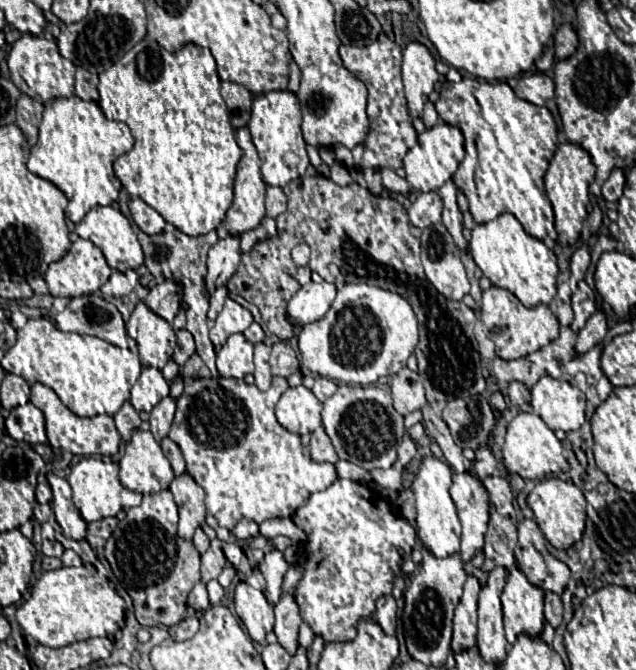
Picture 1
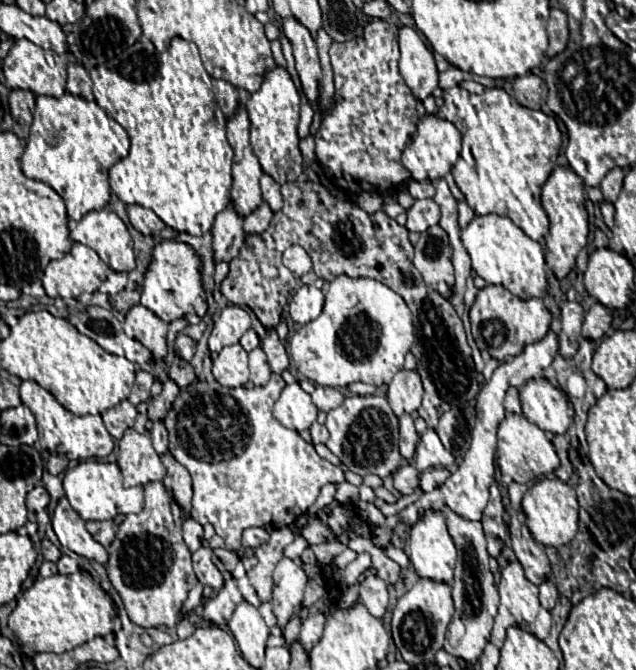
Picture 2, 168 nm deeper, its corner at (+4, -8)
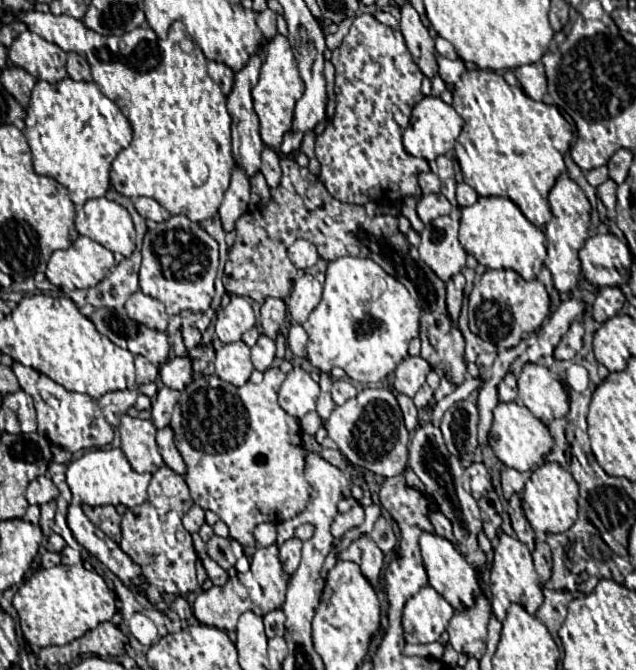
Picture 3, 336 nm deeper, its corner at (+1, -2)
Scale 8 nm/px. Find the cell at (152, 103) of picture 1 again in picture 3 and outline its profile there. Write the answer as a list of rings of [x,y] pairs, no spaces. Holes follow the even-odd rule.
[[[31,10],[31,12],[23,12],[19,18],[27,24],[29,30],[57,44],[65,52],[79,50],[79,54],[87,58],[93,80],[97,82],[99,90],[109,100],[113,100],[131,122],[133,140],[125,150],[119,152],[111,168],[113,188],[127,198],[137,198],[137,196],[155,198],[171,214],[183,214],[191,222],[203,222],[207,218],[213,218],[223,202],[225,190],[229,188],[231,170],[235,166],[231,154],[231,116],[225,106],[227,104],[225,94],[207,74],[207,58],[203,50],[199,46],[193,46],[191,52],[181,50],[181,40],[185,36],[191,38],[185,30],[185,24],[181,20],[173,22],[173,26],[169,28],[169,36],[165,40],[157,38],[157,34],[151,28],[137,28],[119,38],[115,36],[97,38],[97,32],[89,30],[87,26],[83,26],[81,20],[73,16],[65,16],[65,14],[55,16],[51,12],[45,14],[45,12]],[[99,40],[105,40],[103,52],[99,50]],[[133,184],[135,184],[135,192],[133,192]]]

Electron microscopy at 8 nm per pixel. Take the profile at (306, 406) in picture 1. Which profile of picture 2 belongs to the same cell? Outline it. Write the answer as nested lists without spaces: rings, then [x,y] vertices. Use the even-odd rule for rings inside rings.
[[[298,382],[286,386],[274,404],[274,418],[282,426],[296,432],[308,430],[316,420],[316,416],[318,408],[312,404],[310,394],[304,392]]]

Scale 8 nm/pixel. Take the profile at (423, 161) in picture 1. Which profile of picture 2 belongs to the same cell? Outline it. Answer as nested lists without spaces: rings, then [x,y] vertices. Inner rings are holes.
[[[424,116],[418,124],[414,138],[402,152],[402,166],[410,172],[412,180],[416,180],[416,182],[422,182],[422,180],[436,182],[438,178],[444,178],[446,174],[450,174],[452,166],[456,164],[456,160],[460,156],[460,148],[462,148],[460,140],[462,140],[462,136],[452,122],[440,120],[436,116]]]

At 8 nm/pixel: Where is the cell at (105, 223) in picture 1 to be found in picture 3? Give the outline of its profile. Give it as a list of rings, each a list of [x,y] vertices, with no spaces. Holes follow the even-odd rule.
[[[105,196],[83,204],[77,214],[75,228],[79,234],[99,242],[115,254],[131,256],[135,250],[135,228],[129,212]]]

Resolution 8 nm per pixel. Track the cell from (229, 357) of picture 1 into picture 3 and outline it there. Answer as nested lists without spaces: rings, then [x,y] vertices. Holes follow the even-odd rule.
[[[239,340],[239,342],[223,344],[215,352],[215,370],[221,380],[233,386],[243,386],[253,372],[249,348],[245,346],[245,342]]]

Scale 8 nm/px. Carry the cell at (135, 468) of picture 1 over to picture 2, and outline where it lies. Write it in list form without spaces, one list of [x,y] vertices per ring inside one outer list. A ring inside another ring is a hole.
[[[128,428],[120,440],[118,468],[124,476],[126,488],[160,482],[166,476],[166,468],[152,448],[152,438],[138,434],[132,428]]]

